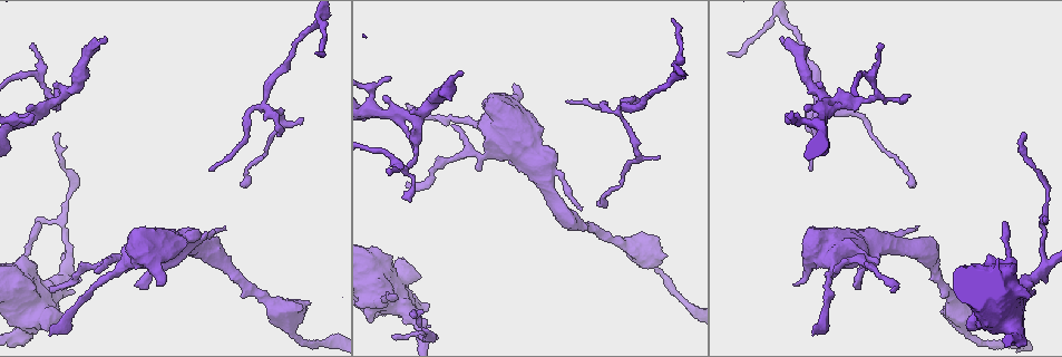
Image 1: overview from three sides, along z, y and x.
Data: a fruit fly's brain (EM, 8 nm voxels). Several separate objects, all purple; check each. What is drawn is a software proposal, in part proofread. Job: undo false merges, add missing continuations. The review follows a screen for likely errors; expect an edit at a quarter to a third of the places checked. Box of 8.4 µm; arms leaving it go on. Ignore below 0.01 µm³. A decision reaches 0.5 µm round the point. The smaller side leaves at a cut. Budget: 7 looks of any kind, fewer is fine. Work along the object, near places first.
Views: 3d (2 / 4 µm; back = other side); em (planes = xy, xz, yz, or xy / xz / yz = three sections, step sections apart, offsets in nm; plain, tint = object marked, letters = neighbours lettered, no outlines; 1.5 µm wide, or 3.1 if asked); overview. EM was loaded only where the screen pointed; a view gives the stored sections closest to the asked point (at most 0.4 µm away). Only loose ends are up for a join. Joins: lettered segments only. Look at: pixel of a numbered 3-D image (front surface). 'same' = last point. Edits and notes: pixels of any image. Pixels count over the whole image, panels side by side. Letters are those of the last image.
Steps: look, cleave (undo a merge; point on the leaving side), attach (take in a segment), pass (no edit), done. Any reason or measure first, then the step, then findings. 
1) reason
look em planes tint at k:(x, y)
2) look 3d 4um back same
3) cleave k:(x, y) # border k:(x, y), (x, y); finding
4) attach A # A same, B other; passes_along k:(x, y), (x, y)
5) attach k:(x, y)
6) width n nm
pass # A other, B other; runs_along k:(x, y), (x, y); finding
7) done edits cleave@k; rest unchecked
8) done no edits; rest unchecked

thick turns thin
look em planes plain at 1:(1011, 255)

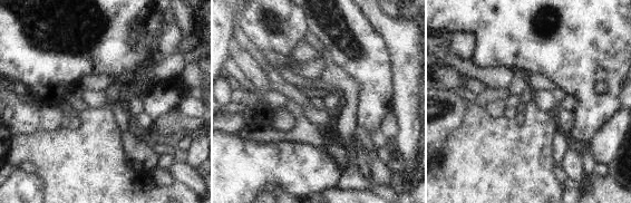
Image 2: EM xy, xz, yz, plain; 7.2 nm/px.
see the neighbours
look em planes letters same

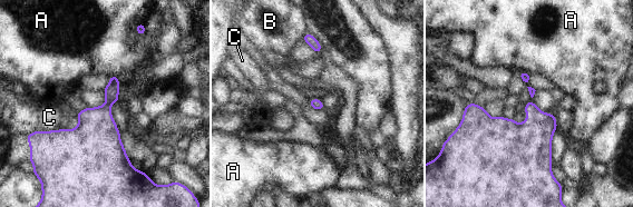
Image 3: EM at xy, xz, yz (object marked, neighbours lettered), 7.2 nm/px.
pass # A other, B other, C other; border 3:(118, 75), (109, 77); all the same cell

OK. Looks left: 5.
an open end
look 3d 4um back at 1:(914, 229)

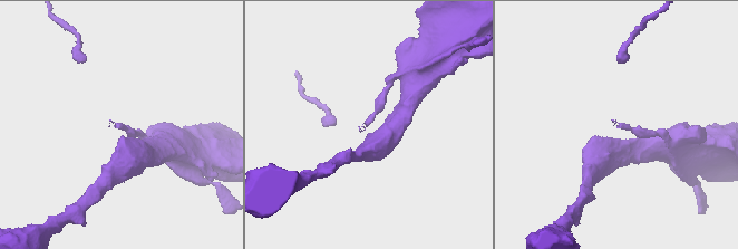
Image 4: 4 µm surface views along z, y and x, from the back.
look em yz step 4 tint at 4:(119, 129)

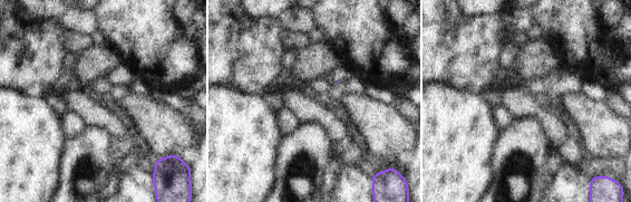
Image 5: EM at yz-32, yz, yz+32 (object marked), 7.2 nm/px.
look em planes letters same

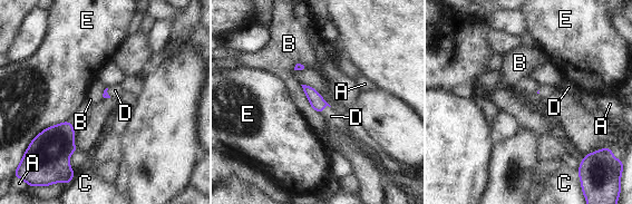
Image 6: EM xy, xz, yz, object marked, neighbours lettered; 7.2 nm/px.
attach D # A other, B other, C other, D same, E other; passes_along 6:(317, 102), (324, 107), (328, 113); it goes on there

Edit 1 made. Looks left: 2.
an open end
look em planes letters at 1:(794, 286)

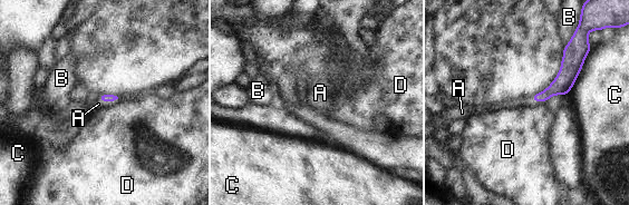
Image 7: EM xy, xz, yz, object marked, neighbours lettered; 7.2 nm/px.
attach A # A same, B other, C other, D other; the cell continues

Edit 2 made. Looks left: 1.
done edits attach@6, attach@7; rest unchecked

